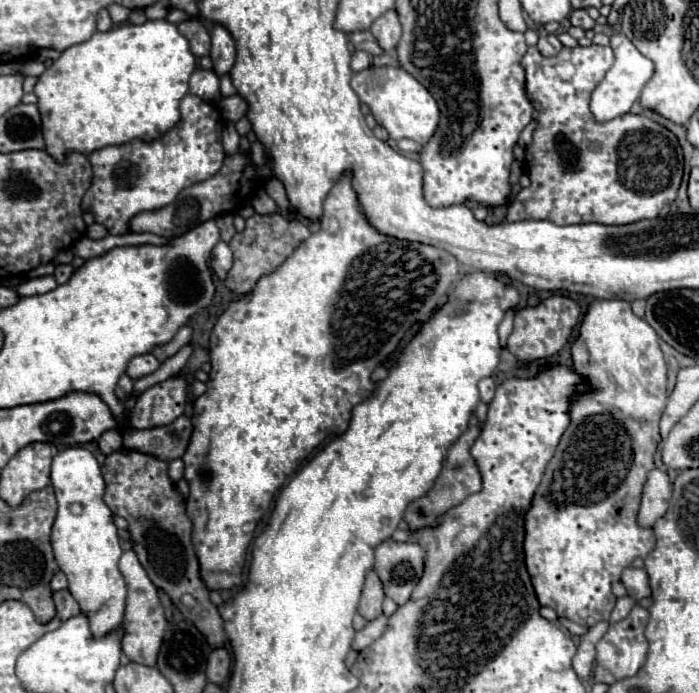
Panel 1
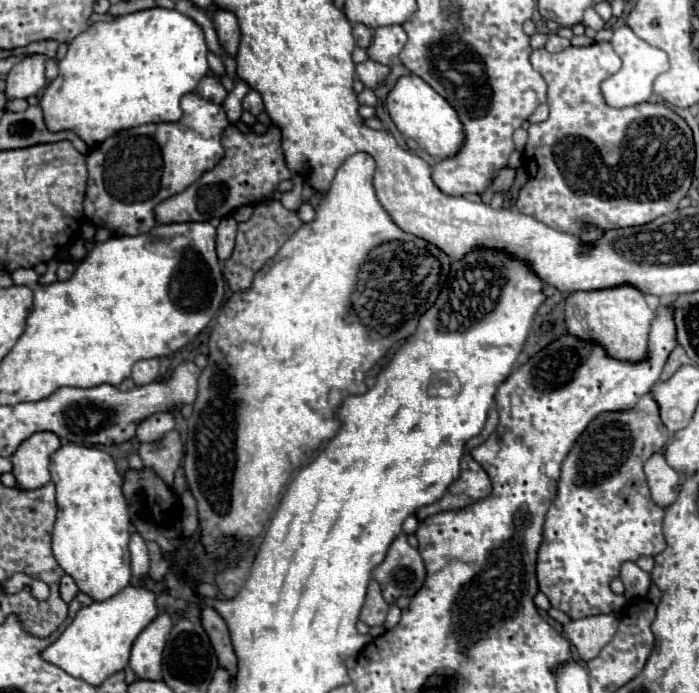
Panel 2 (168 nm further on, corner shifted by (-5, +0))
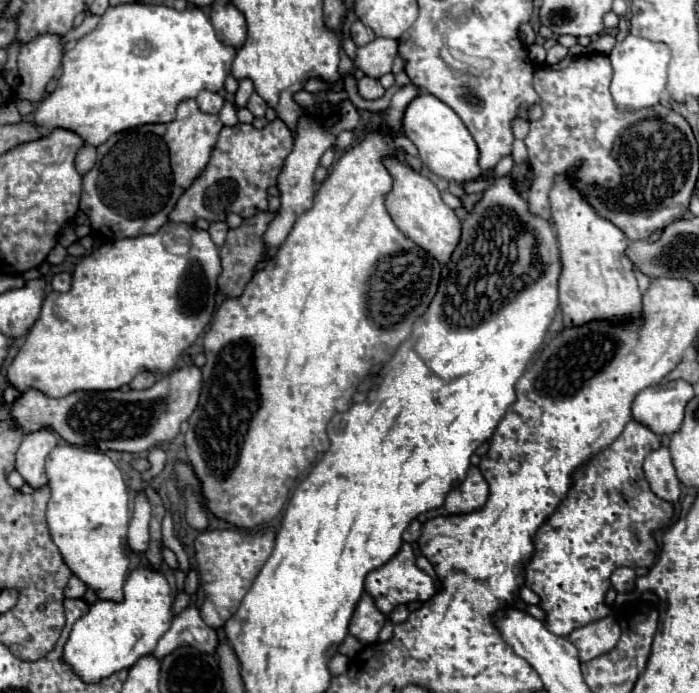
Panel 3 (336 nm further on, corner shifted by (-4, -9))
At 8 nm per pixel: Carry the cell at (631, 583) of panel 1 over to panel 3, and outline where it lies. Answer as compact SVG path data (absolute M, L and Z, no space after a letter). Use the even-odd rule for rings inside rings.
M616 568L610 576L610 582L616 592L630 592L636 582L636 574L632 568Z

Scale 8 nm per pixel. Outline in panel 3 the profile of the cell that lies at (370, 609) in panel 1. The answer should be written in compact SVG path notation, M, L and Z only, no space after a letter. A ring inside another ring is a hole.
M364 594L350 618L348 632L362 644L374 644L378 640L378 632L384 626L384 620L386 616L376 608L374 600L368 594Z

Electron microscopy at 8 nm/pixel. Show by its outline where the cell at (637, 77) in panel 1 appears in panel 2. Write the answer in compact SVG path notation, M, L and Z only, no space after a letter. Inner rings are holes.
M627 25L615 29L611 45L615 49L615 53L621 57L623 65L621 69L607 77L601 83L601 93L605 97L605 103L611 107L631 107L631 105L639 105L645 103L651 93L653 93L653 81L667 71L669 63L667 63L667 55L663 51L659 51L657 47L651 47L647 43L643 43L643 39L639 39Z

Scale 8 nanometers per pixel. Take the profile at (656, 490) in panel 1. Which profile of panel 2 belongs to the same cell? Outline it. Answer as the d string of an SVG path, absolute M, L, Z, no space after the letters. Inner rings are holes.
M663 453L651 455L651 459L645 463L645 475L649 481L653 503L661 509L669 507L679 493L679 475L667 465Z

